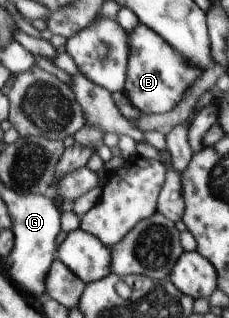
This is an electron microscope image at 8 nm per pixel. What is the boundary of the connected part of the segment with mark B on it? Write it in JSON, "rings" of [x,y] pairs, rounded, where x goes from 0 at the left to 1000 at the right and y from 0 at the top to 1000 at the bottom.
{"rings":[[[603,72],[568,101],[546,101],[546,110],[559,170],[533,292],[611,355],[712,355],[751,346],[786,321],[795,296],[891,220],[821,198],[703,110],[620,72]]]}

